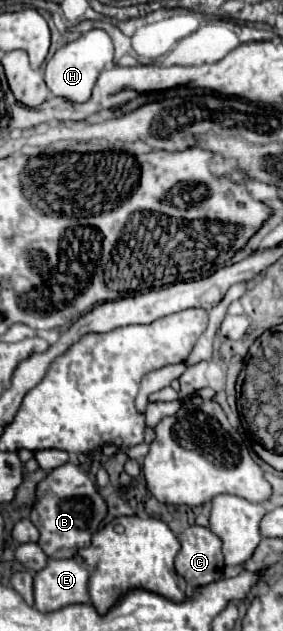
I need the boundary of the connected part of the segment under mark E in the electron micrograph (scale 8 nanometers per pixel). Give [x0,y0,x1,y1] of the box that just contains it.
[35,557,89,611]

